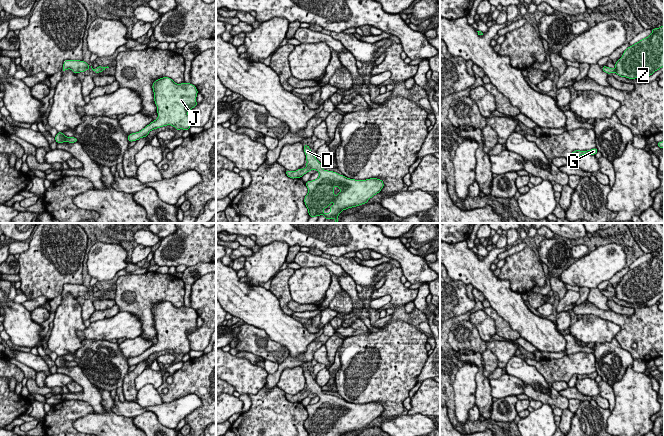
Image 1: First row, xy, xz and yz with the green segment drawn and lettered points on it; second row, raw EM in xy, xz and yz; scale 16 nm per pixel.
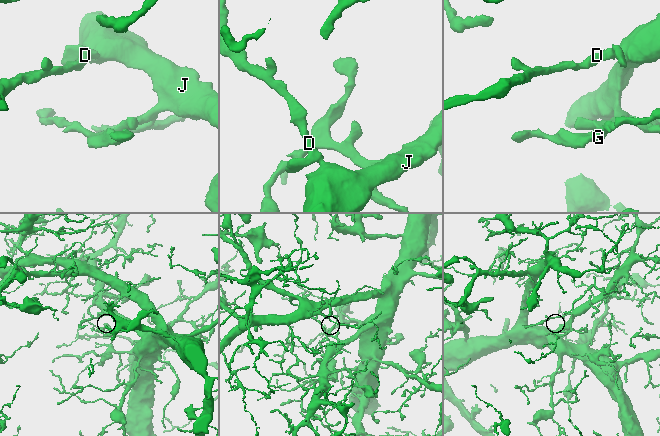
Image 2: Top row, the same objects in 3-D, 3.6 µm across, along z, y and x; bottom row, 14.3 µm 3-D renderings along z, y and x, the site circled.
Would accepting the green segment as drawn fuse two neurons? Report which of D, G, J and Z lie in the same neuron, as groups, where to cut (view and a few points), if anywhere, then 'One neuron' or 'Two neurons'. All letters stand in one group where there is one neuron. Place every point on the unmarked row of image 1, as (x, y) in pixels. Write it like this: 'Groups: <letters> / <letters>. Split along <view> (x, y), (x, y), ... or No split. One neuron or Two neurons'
Groups: D G J Z. No split. One neuron

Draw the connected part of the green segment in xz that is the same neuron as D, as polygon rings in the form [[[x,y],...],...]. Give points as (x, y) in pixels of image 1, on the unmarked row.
[[[305,368],[303,372],[307,385],[306,391],[296,395],[286,394],[286,399],[295,403],[301,402],[310,394],[319,396],[317,403],[305,407],[308,417],[304,427],[308,436],[323,436],[332,426],[334,429],[330,430],[330,436],[342,436],[348,432],[366,428],[384,411],[382,403],[355,404],[333,395],[323,394],[323,388],[316,383],[310,371]]]

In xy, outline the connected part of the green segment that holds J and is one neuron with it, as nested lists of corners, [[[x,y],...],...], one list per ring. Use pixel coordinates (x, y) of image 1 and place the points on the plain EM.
[[[162,301],[154,305],[152,313],[158,342],[141,355],[129,358],[129,366],[147,361],[150,355],[167,349],[174,350],[176,354],[189,354],[191,351],[188,335],[198,329],[198,314],[193,308],[176,308],[169,301]]]

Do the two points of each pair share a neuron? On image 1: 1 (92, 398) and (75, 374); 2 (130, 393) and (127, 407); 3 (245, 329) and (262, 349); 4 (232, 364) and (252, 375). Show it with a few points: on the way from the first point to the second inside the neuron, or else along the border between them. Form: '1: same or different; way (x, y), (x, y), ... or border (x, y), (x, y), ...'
1: same; way (90, 392), (81, 380)
2: different; border (125, 400), (133, 401)
3: same; way (248, 334), (258, 344)
4: same; way (237, 369), (243, 375), (247, 375)

